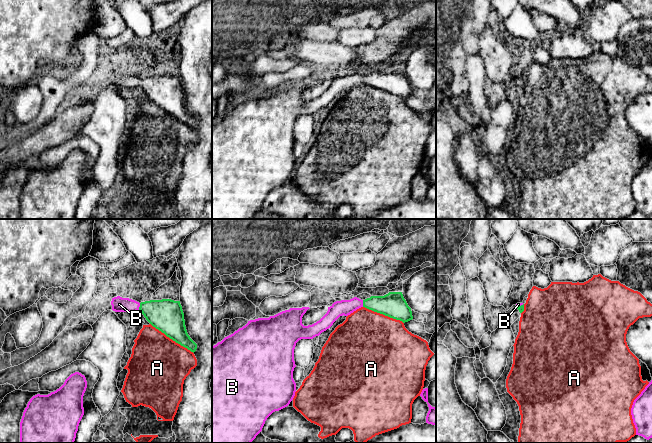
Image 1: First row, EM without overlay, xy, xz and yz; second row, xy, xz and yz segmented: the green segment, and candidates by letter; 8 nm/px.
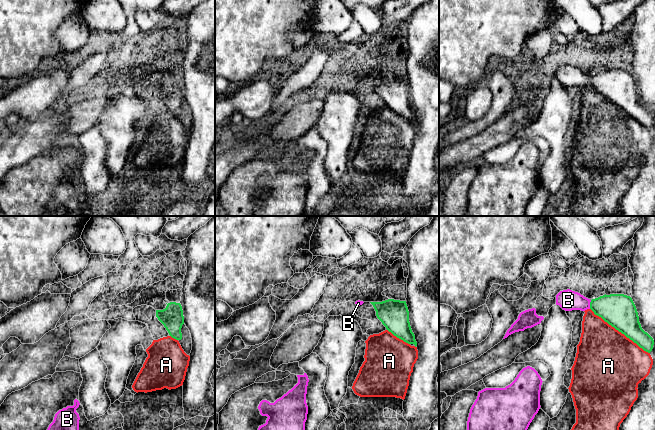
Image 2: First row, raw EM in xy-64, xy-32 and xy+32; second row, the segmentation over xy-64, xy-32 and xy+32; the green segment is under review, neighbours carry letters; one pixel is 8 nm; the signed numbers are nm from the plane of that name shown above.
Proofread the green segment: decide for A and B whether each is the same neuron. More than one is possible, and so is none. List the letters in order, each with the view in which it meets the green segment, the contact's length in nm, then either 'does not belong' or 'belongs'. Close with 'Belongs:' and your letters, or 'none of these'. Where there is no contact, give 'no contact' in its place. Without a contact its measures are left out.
A: contact in xy; length 420 nm; does not belong
B: contact in xy; length 60 nm; belongs
Belongs: B

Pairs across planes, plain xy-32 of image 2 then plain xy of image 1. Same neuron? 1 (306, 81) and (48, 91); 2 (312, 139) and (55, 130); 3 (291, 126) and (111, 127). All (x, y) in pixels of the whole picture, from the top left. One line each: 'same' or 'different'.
1: same
2: different
3: different

